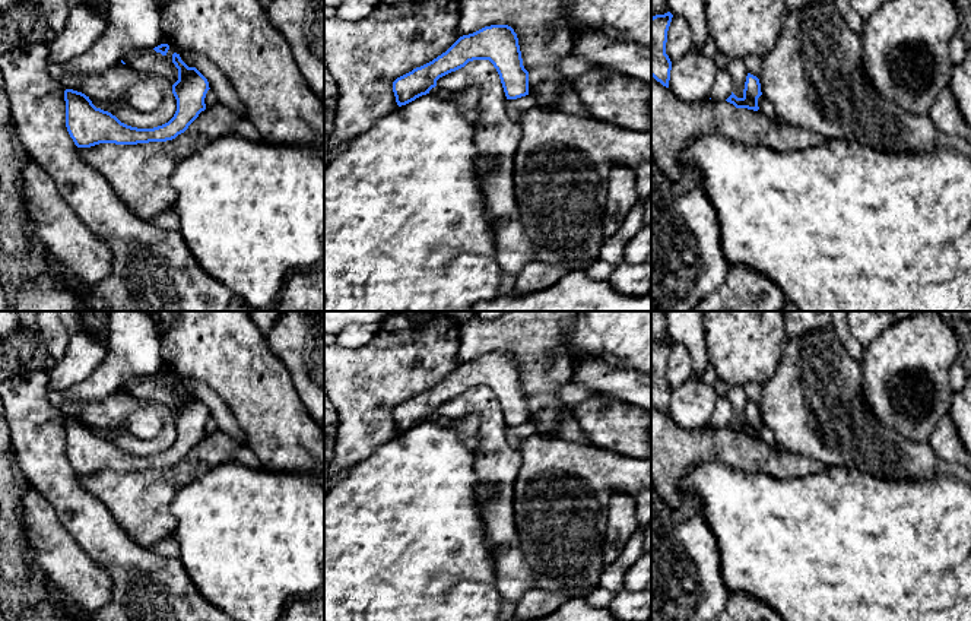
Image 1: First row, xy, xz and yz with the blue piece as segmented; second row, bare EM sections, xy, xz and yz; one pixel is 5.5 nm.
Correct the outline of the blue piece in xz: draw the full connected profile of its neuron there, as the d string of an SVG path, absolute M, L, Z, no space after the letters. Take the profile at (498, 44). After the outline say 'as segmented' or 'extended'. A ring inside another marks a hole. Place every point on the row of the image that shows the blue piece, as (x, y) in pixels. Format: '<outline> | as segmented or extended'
M508 25L485 26L460 37L445 53L393 82L399 107L429 94L437 80L473 60L489 60L496 69L507 99L529 95L529 72L523 66L518 38Z | as segmented

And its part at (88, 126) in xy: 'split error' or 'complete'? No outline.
complete

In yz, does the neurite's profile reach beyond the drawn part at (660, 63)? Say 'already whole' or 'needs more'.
already whole

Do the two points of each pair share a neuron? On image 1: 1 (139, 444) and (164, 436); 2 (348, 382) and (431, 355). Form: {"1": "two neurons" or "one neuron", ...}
{"1": "one neuron", "2": "one neuron"}

